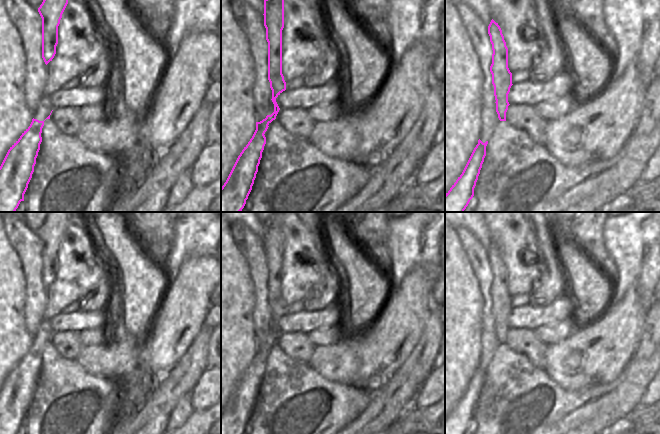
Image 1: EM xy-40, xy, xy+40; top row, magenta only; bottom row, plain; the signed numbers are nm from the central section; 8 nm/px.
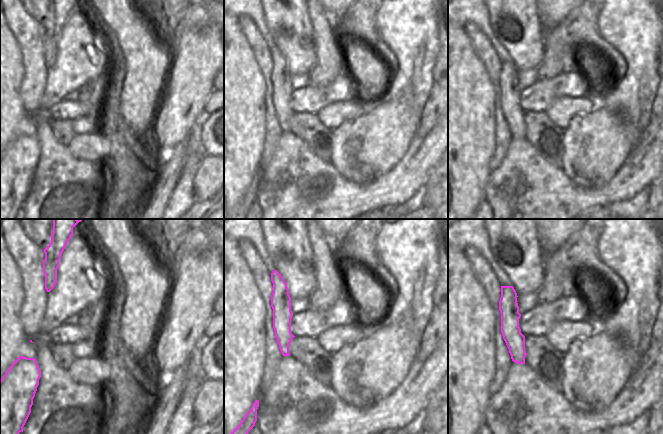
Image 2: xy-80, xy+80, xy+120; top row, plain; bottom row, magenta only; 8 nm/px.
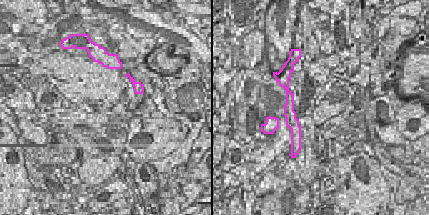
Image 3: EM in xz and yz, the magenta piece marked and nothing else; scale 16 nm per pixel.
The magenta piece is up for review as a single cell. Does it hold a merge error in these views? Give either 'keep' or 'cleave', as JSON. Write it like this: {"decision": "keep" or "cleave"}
{"decision": "keep"}

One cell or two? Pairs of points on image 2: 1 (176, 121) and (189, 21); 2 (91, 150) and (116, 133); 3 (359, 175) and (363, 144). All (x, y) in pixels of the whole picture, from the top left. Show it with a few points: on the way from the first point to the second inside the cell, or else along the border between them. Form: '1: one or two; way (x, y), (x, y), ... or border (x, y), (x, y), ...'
1: two; border (211, 23), (183, 29), (176, 47)
2: one; way (97, 144), (110, 134)
3: one; way (359, 167), (360, 152)

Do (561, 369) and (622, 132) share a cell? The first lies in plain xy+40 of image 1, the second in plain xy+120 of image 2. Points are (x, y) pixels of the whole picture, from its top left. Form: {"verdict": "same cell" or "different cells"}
{"verdict": "same cell"}

